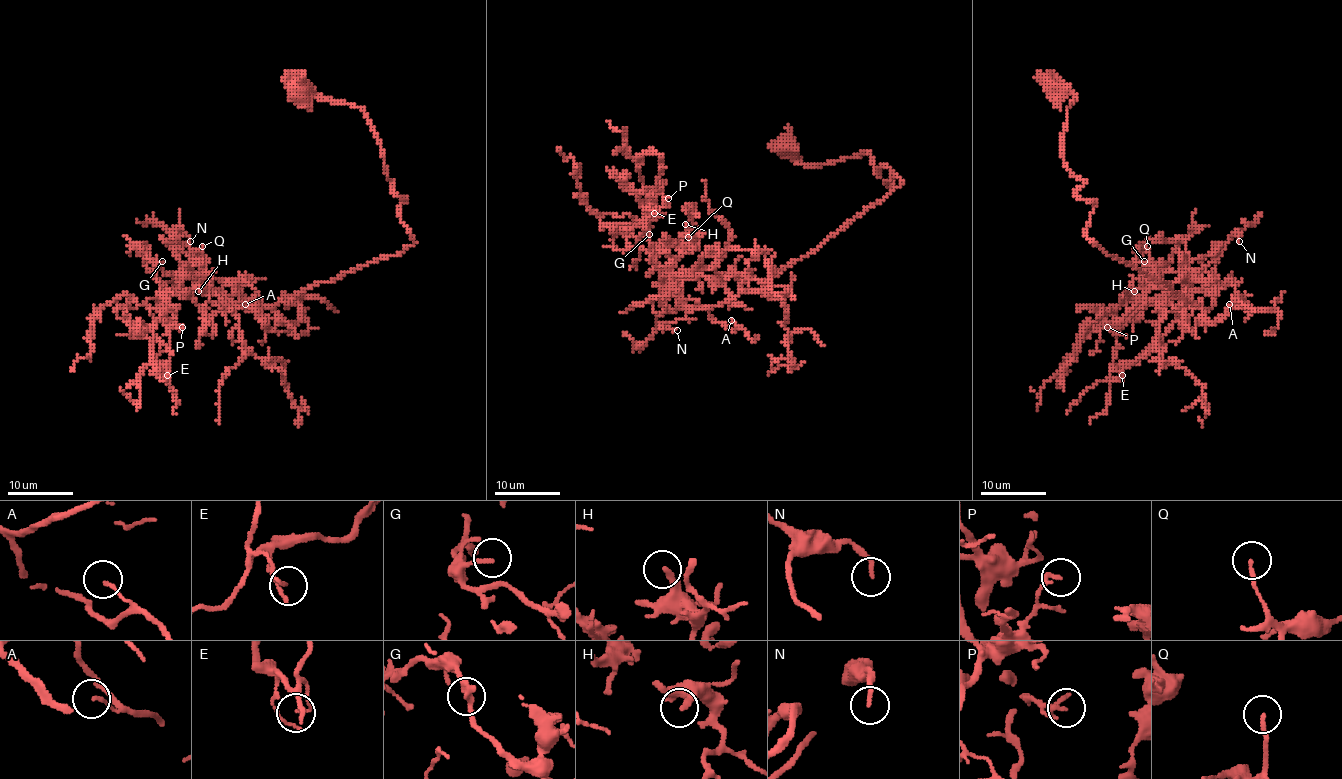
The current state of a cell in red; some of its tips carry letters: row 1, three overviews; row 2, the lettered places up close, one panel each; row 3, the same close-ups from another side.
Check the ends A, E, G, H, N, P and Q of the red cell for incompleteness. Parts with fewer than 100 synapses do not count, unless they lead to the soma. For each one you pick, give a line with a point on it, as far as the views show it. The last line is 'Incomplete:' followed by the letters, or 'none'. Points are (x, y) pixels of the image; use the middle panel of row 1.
Incomplete: none

